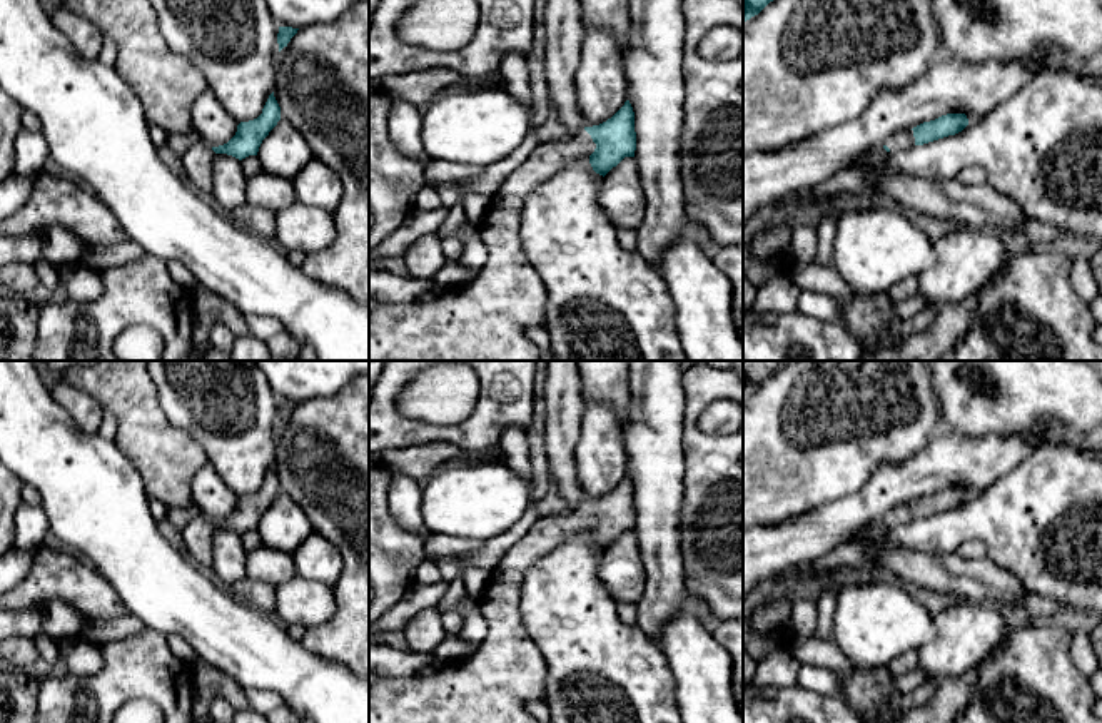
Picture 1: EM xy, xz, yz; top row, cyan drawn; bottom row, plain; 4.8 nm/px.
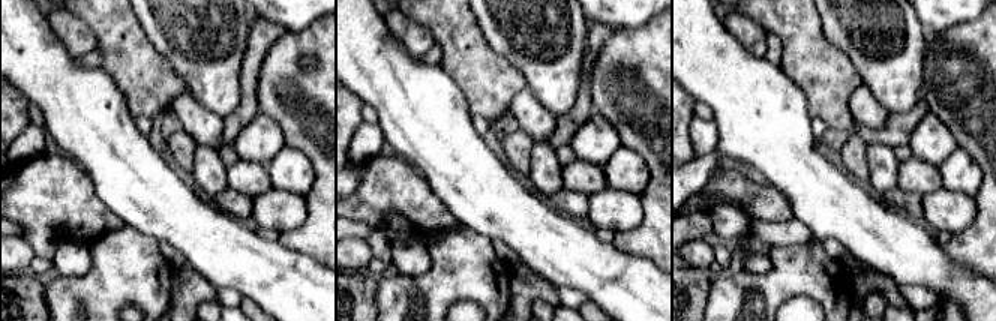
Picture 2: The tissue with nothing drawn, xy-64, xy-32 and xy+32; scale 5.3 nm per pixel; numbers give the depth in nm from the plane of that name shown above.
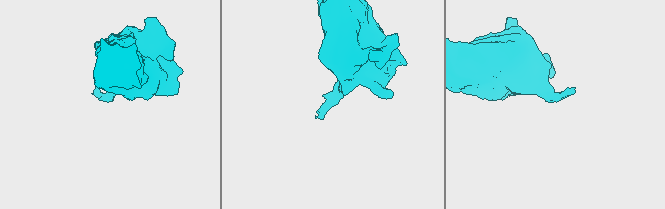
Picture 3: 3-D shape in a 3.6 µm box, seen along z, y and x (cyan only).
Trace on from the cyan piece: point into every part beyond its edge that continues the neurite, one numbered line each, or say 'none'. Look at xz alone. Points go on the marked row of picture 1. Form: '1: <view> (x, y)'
1: xz (488, 319)

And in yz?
1: yz (904, 139)

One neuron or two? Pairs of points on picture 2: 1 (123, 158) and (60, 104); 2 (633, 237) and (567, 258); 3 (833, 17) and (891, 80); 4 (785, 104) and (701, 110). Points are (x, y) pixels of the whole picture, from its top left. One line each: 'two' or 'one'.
1: one
2: two
3: one
4: two

